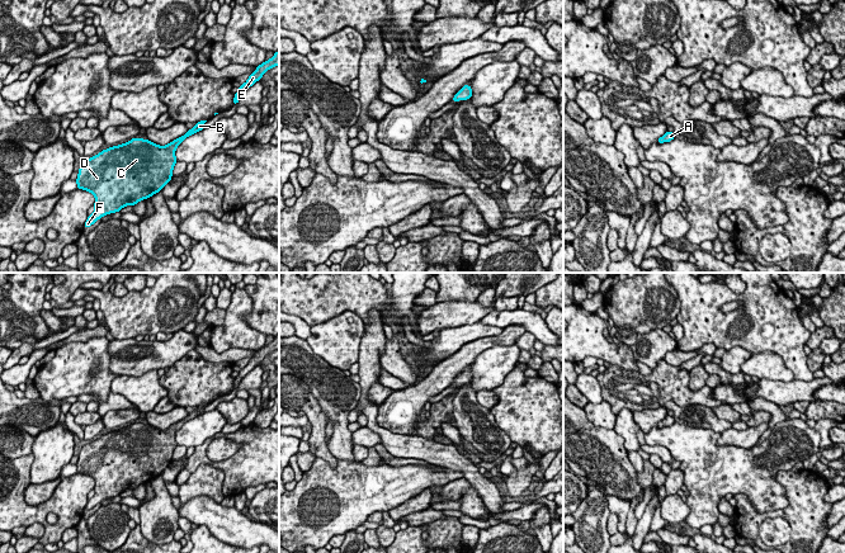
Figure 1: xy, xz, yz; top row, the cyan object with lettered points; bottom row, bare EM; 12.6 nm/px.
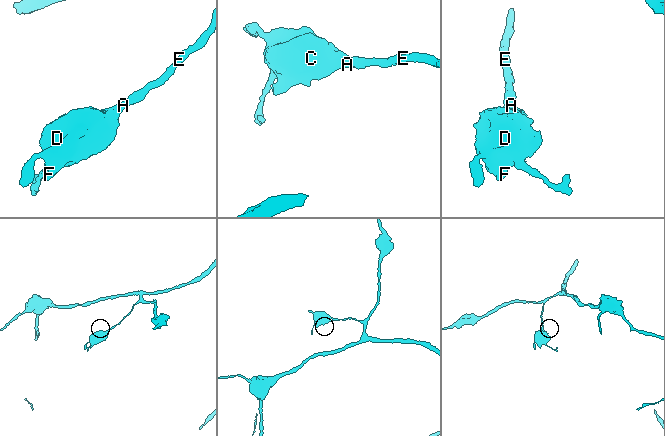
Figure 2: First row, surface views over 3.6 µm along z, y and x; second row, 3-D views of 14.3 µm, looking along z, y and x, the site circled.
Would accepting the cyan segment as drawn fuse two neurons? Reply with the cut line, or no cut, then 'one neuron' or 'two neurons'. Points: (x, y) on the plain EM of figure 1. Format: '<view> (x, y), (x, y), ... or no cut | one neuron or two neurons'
no cut | one neuron

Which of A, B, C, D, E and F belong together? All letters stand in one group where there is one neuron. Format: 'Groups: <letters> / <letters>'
Groups: A B C D E F

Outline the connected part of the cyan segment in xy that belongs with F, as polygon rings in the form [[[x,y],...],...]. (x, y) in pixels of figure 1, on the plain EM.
[[[207,405],[195,407],[192,413],[166,430],[148,424],[132,422],[127,427],[103,434],[85,444],[77,455],[79,473],[95,481],[94,496],[88,500],[84,512],[105,498],[119,496],[152,481],[171,464],[176,431],[188,421],[204,412]]]

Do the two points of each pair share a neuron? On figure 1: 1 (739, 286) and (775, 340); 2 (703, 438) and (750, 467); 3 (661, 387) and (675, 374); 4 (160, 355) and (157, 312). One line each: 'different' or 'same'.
1: different
2: same
3: same
4: different

